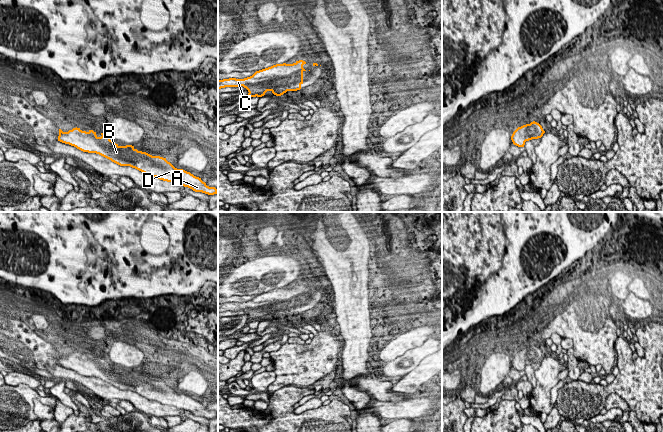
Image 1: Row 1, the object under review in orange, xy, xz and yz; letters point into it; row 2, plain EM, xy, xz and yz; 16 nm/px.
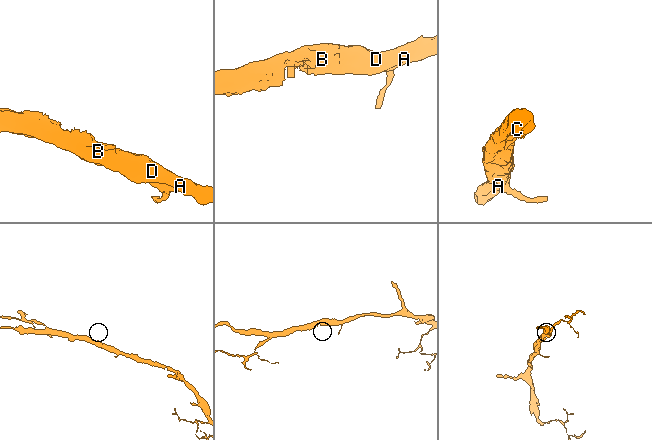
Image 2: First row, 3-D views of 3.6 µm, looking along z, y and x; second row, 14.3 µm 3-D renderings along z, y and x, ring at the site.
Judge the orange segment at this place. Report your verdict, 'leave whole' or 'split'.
leave whole

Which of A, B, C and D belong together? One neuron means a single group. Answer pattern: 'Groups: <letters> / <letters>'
Groups: A B C D

